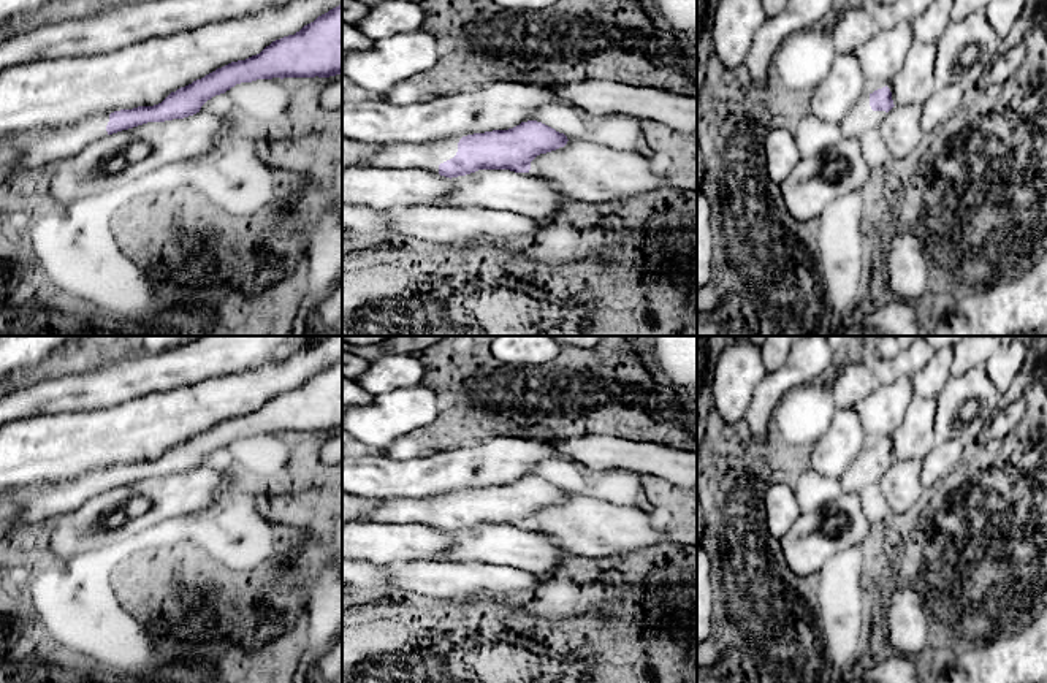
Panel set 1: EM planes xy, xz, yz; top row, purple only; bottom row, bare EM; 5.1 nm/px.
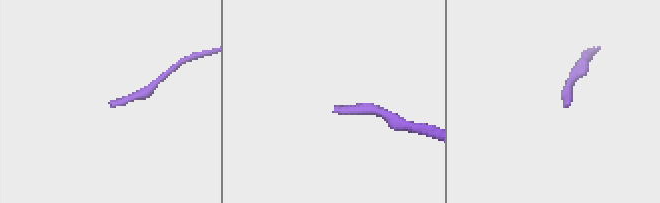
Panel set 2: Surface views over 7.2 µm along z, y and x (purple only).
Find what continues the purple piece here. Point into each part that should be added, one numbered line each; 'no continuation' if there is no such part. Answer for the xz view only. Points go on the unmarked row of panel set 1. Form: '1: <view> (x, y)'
1: xz (403, 511)

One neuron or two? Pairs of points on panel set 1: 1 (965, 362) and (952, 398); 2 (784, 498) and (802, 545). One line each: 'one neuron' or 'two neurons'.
1: two neurons
2: two neurons

